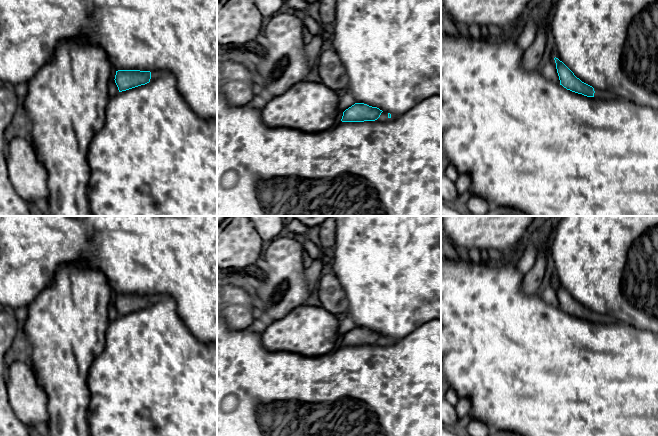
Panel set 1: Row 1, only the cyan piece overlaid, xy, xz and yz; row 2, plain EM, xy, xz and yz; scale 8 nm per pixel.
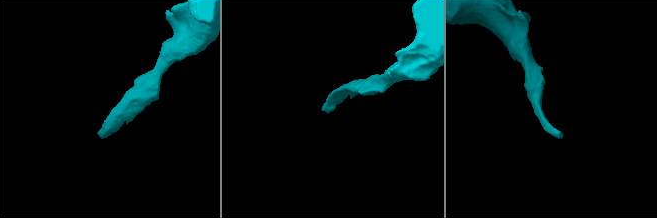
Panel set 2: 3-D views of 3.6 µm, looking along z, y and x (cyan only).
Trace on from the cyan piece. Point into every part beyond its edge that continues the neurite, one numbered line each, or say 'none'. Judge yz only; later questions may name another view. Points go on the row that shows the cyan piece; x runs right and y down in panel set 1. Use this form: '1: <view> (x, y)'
1: yz (601, 94)

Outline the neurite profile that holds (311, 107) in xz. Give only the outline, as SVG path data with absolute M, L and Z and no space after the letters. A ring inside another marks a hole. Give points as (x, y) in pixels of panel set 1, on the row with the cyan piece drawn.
M301 81L286 92L269 98L261 109L262 122L268 127L288 127L307 133L333 127L340 97L325 84Z

